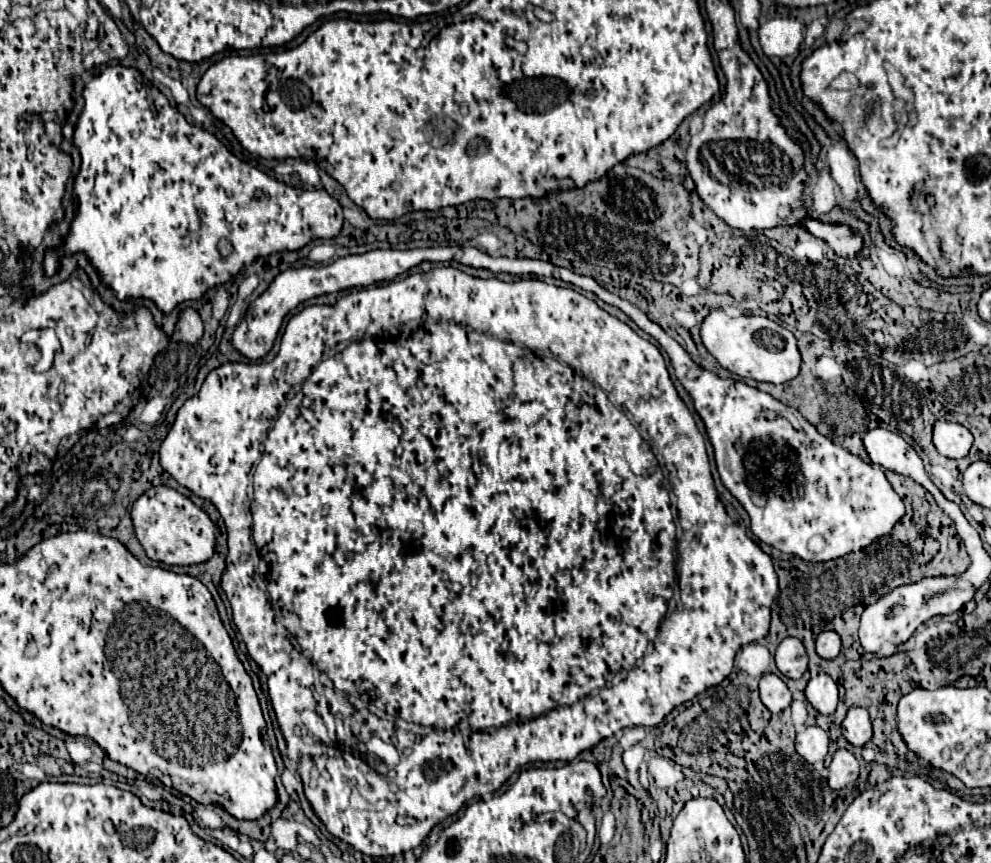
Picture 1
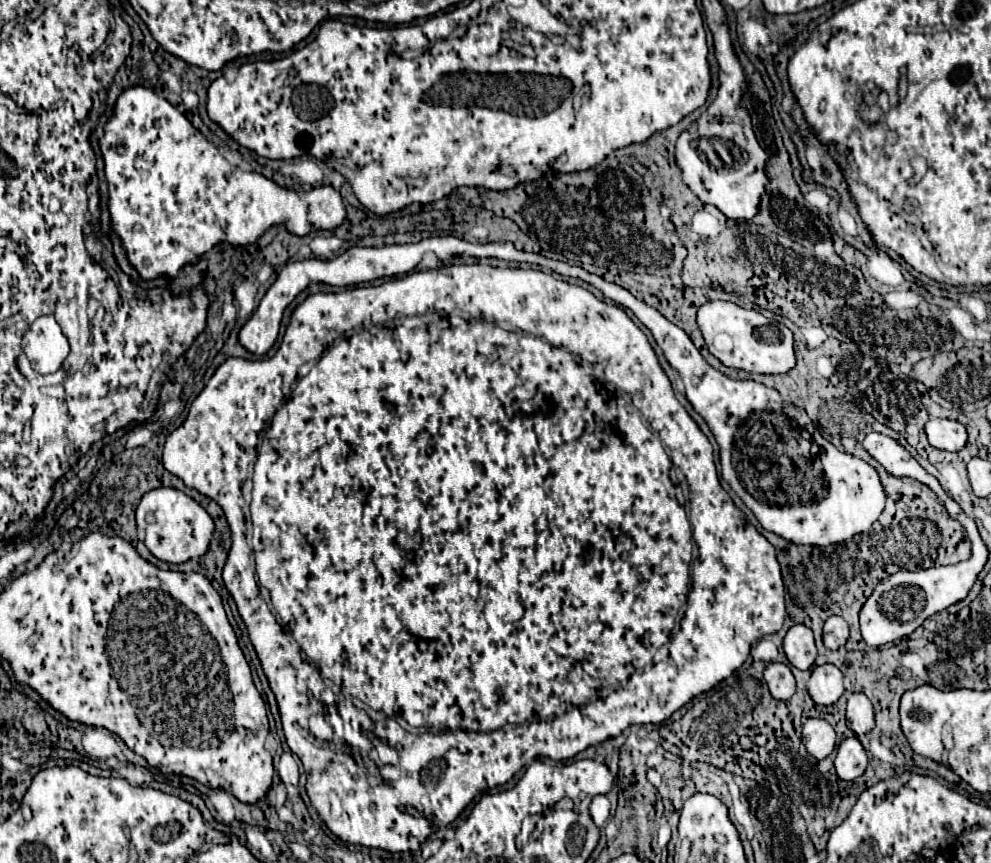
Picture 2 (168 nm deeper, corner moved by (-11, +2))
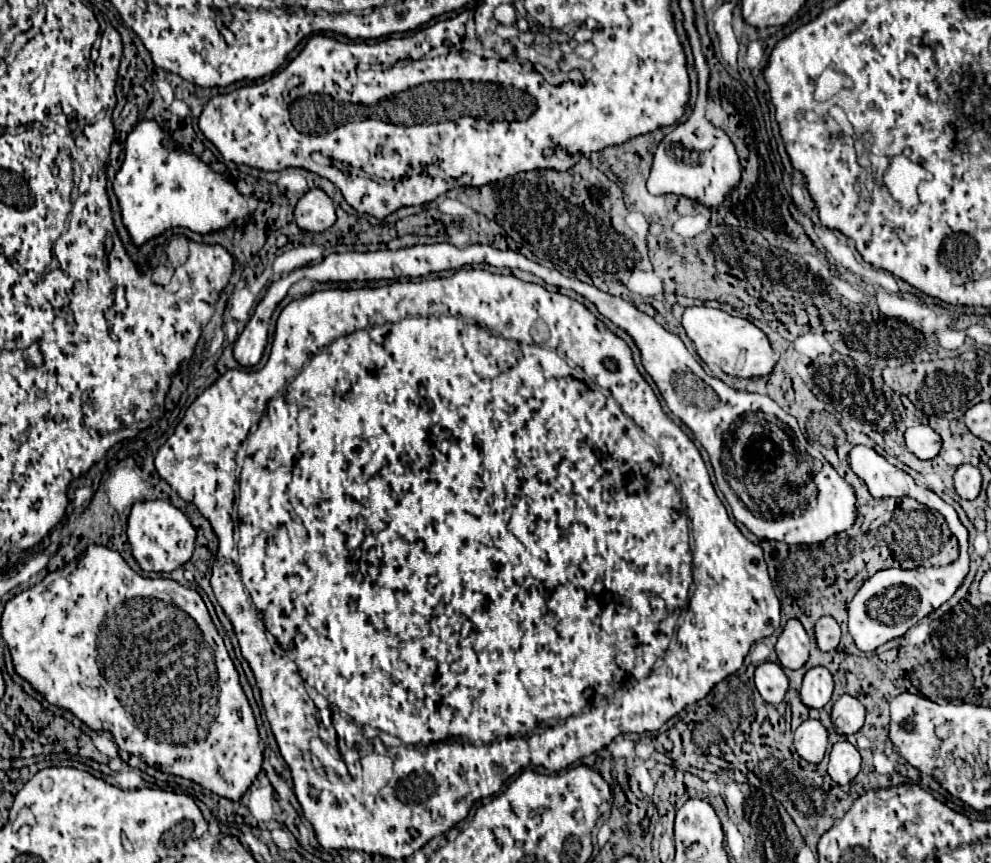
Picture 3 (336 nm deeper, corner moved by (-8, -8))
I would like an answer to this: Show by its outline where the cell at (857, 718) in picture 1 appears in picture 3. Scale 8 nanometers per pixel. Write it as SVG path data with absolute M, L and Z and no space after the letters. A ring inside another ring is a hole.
M844 694L834 702L830 718L838 734L856 734L864 724L864 706L854 696Z

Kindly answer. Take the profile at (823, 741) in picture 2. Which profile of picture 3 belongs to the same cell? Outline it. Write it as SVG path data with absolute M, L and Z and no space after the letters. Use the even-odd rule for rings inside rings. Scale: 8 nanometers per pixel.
M804 720L794 732L794 748L806 762L820 762L828 746L828 732L820 720Z

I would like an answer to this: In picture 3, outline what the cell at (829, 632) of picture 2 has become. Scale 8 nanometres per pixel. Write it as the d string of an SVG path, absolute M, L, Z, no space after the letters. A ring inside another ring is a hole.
M822 616L816 622L816 642L822 652L830 652L840 642L840 626L832 616Z

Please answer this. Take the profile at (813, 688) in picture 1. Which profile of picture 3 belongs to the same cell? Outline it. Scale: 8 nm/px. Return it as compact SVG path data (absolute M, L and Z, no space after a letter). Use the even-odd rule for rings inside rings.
M810 668L804 674L800 698L802 698L802 702L806 706L820 710L830 702L832 688L834 688L832 674L826 668Z

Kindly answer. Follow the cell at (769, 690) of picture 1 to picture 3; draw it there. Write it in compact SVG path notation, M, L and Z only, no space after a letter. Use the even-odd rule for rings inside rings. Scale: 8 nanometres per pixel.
M776 662L760 664L754 672L754 682L760 696L770 704L780 704L788 692L788 678Z

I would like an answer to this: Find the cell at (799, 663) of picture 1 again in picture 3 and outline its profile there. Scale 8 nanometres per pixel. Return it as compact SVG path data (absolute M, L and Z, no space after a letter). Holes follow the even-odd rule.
M788 620L776 642L776 654L780 664L790 670L802 668L808 660L808 646L810 640L804 626L800 626L798 620Z

